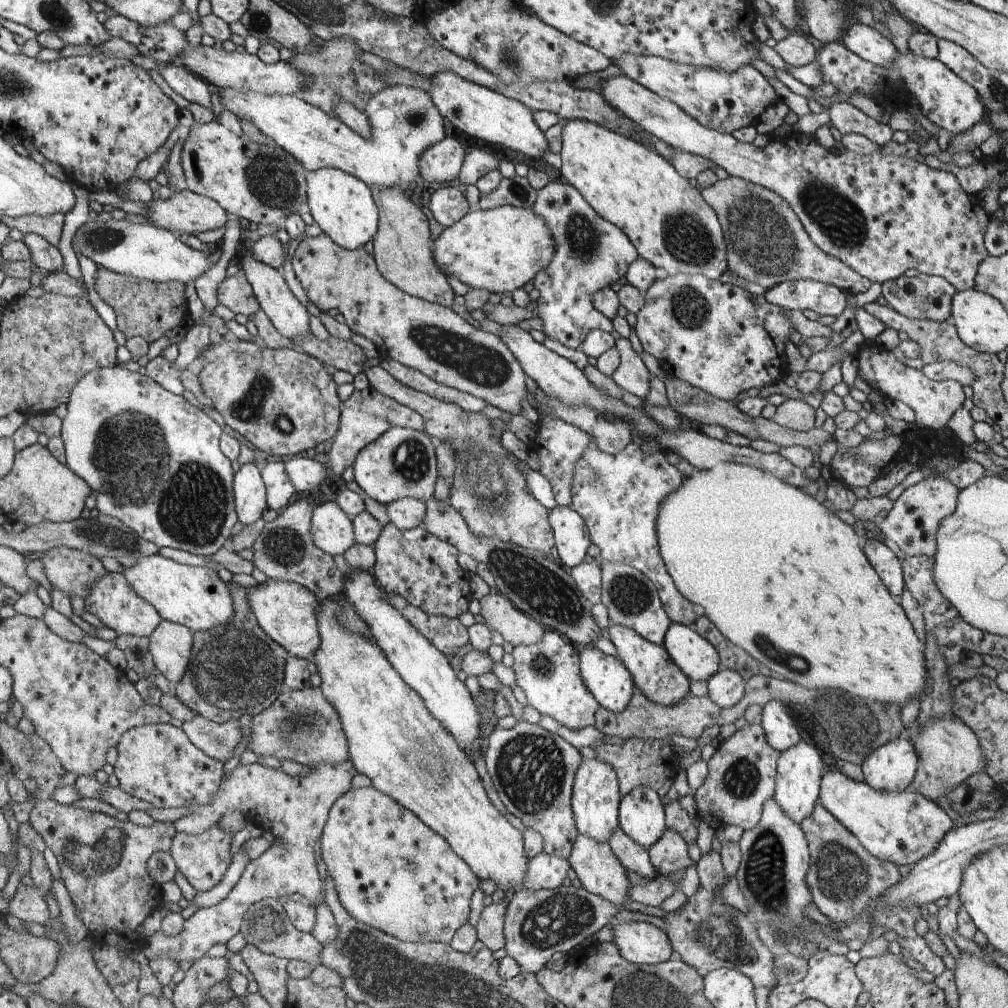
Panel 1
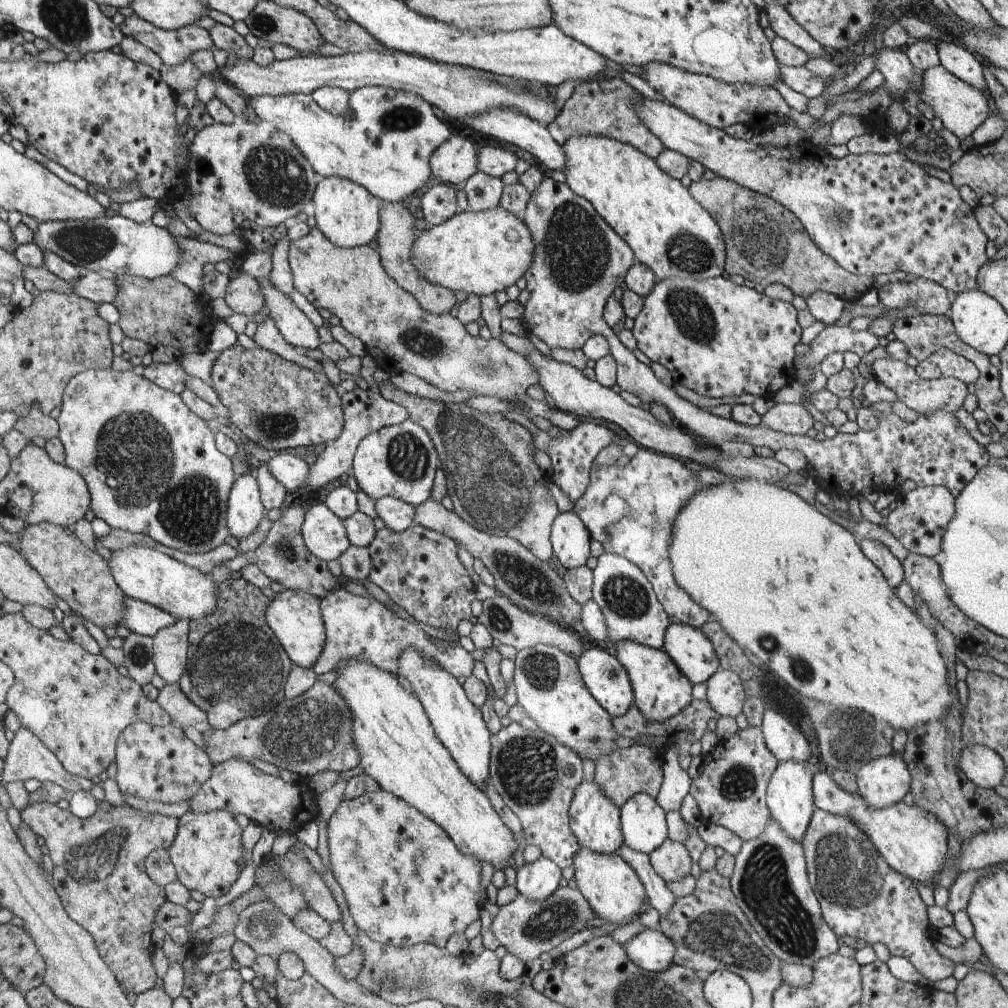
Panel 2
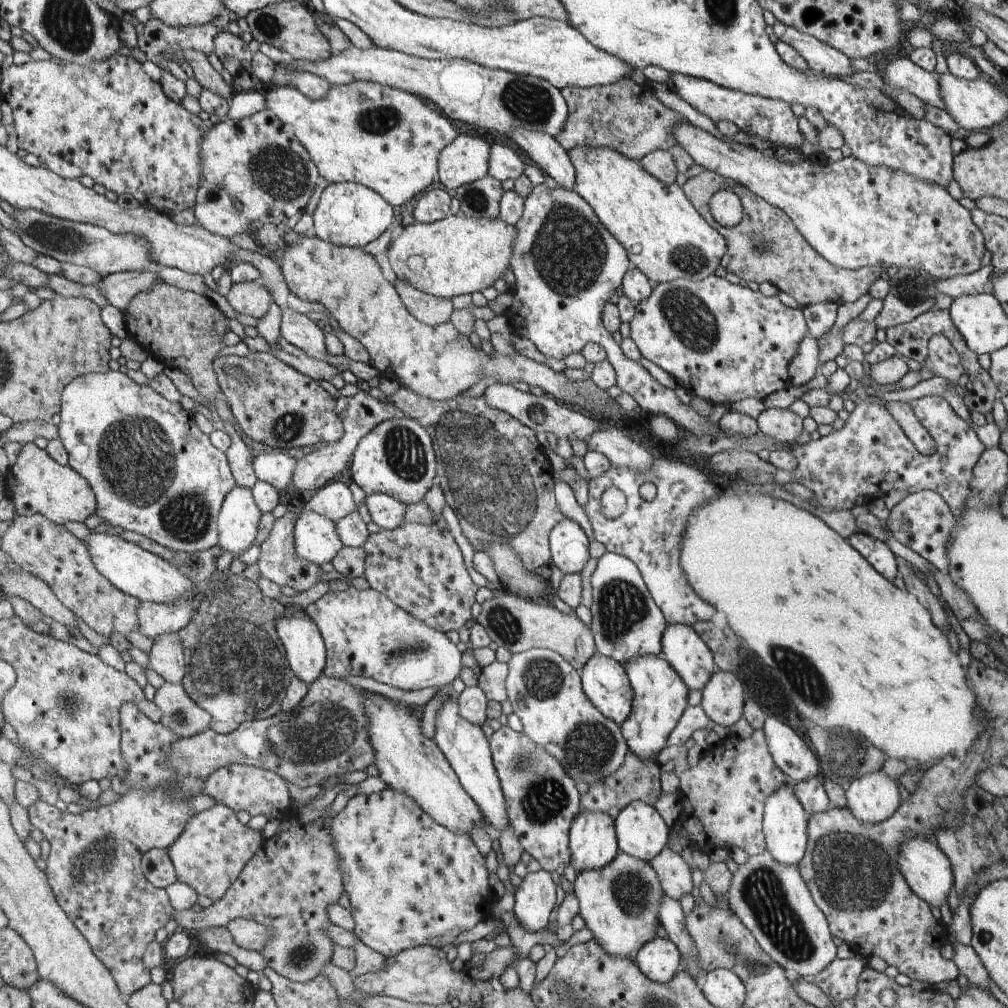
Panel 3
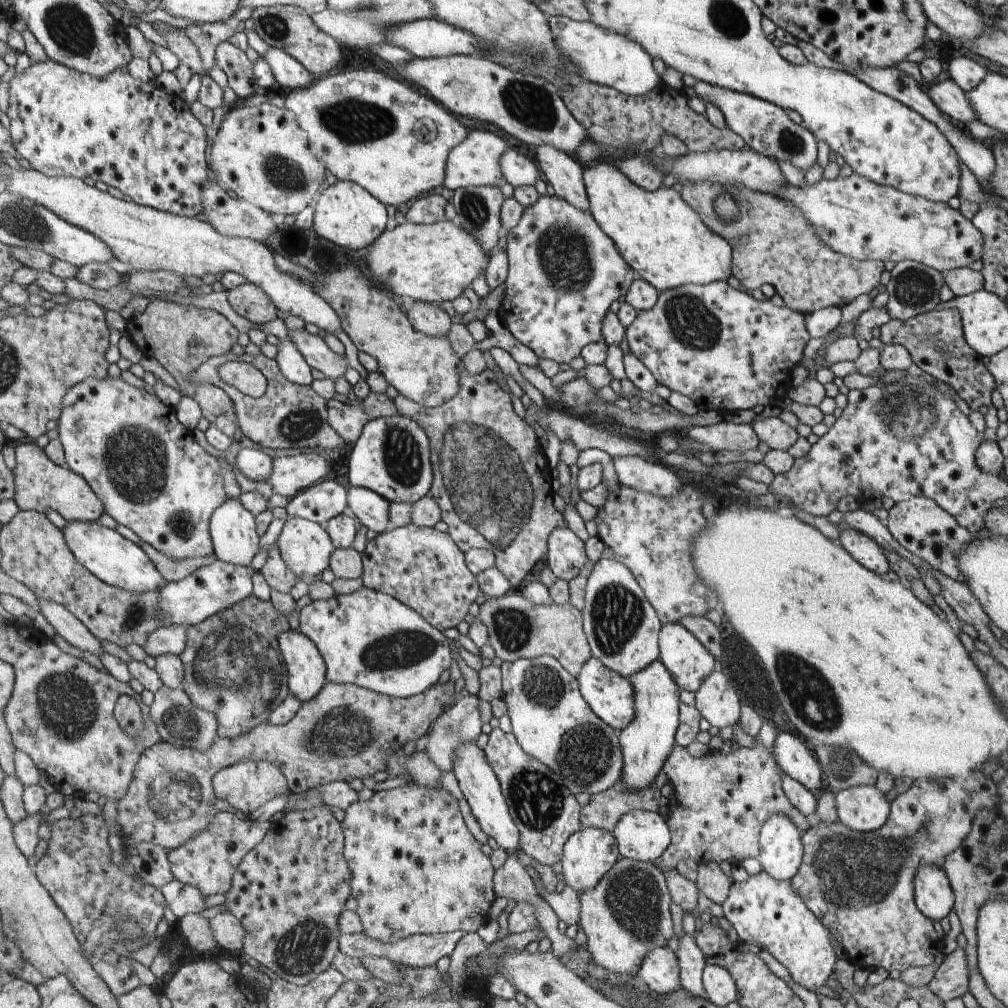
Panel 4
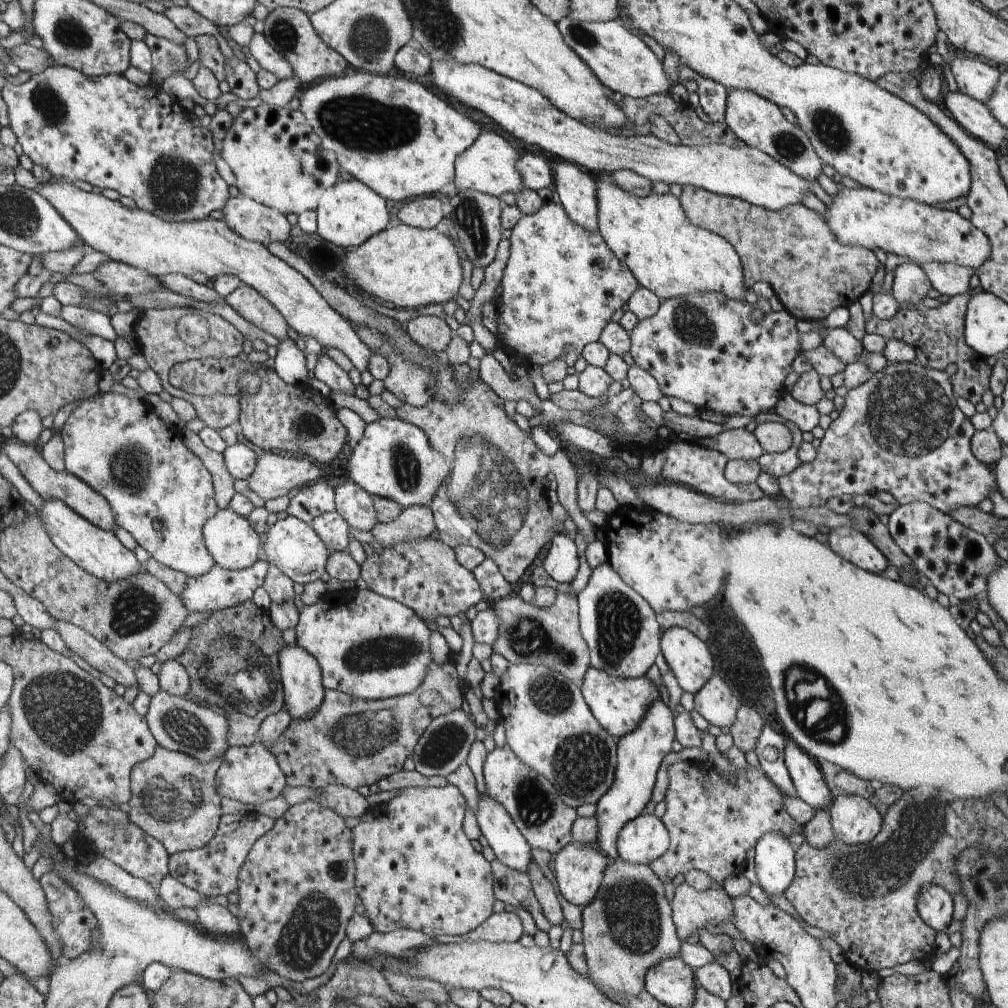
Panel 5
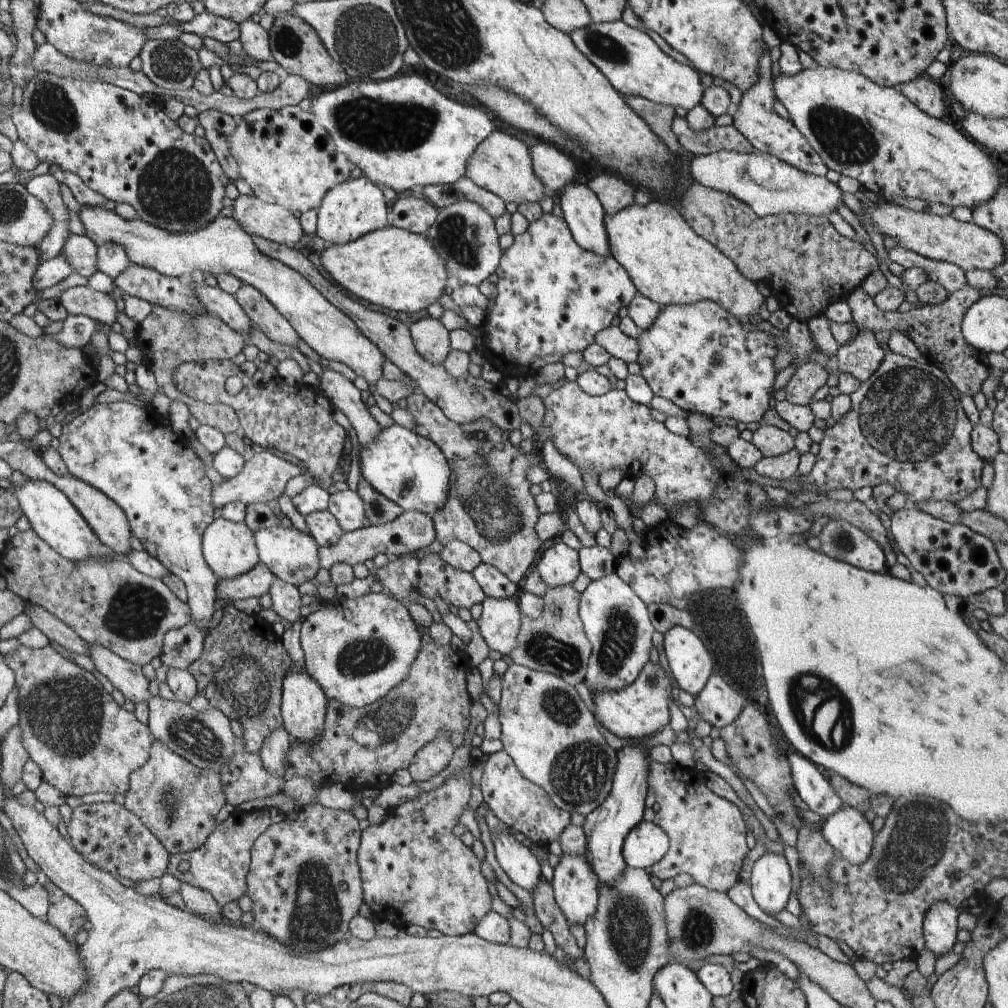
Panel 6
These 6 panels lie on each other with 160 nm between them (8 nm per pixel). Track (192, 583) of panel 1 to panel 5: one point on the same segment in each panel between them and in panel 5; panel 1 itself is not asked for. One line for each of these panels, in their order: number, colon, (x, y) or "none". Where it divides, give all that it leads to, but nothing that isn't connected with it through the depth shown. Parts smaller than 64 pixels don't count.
2: (184, 591)
3: (139, 573)
4: (116, 560)
5: (100, 553)

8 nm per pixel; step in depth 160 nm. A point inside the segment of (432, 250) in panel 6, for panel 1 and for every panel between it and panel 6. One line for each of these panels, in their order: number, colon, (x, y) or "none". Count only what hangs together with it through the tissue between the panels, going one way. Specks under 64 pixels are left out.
1: (500, 249)
2: (475, 252)
3: (458, 254)
4: (432, 263)
5: (408, 266)

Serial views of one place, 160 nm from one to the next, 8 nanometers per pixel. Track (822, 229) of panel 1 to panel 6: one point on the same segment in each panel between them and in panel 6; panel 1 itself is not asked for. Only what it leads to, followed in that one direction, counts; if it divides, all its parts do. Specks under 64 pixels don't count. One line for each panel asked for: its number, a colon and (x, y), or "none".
2: (874, 214)
3: (855, 215)
4: (858, 218)
5: (864, 217)
6: (941, 238)

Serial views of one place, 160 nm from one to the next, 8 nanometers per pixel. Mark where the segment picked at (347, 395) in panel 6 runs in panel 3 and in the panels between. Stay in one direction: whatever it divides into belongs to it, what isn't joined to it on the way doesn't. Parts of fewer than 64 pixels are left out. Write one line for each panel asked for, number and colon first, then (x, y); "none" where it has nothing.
3: (297, 328)
4: (313, 348)
5: (327, 371)

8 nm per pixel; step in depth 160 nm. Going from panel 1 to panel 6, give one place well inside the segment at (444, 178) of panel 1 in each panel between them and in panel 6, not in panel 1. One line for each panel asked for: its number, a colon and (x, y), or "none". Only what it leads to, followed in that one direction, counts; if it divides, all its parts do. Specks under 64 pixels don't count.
2: (455, 161)
3: (465, 160)
4: (477, 161)
5: (491, 165)
6: (502, 164)

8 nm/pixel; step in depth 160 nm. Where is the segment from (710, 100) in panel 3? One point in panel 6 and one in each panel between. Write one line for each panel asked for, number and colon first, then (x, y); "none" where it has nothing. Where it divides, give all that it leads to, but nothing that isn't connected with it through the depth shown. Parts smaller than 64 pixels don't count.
4: (766, 128)
5: (759, 123)
6: (755, 118)

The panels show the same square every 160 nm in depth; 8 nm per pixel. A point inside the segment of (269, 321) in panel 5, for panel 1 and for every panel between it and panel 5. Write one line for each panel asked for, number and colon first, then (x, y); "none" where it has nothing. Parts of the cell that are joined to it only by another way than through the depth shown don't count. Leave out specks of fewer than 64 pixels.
1: (235, 292)
2: (243, 295)
3: (249, 297)
4: (249, 300)

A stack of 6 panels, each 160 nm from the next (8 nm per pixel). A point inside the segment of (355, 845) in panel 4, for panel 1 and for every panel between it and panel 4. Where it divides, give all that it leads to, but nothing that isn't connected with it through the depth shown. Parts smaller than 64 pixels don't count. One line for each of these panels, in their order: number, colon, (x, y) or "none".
1: (392, 872)
2: (405, 881)
3: (411, 881)

